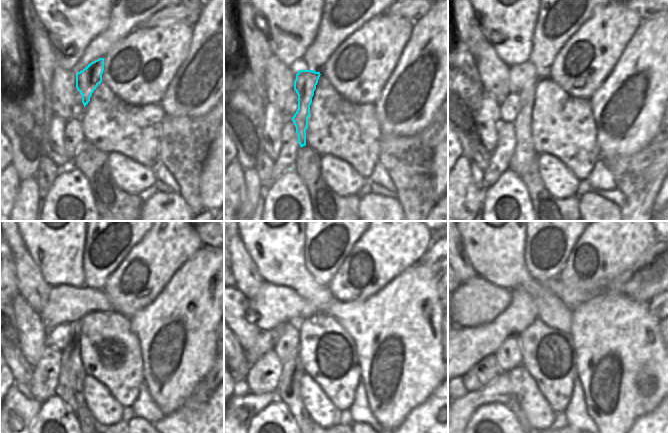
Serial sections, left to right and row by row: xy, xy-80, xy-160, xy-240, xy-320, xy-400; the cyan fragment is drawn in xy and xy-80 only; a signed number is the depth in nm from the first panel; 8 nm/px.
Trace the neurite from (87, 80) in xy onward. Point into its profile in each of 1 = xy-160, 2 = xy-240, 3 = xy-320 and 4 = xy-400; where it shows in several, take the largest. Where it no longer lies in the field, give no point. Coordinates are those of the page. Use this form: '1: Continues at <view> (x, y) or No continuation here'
1: Continues at xy-160 (524, 153)
2: Continues at xy-240 (70, 388)
3: Continues at xy-320 (288, 391)
4: Continues at xy-400 (524, 423)

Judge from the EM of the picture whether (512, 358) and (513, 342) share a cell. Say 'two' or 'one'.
one

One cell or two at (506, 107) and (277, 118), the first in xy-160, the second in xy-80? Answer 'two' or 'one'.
two

